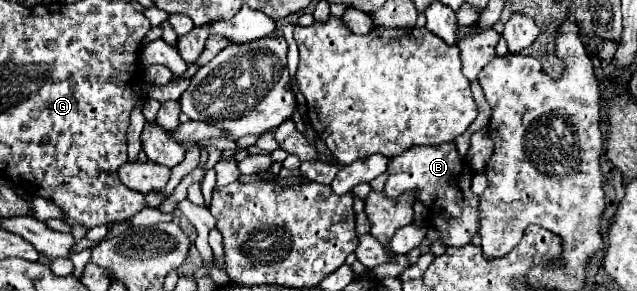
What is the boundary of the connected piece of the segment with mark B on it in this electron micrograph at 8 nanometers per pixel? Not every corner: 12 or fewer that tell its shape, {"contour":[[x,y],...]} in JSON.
{"contour":[[456,144],[388,164],[384,194],[416,192],[428,240],[462,248],[480,230],[472,168]]}

